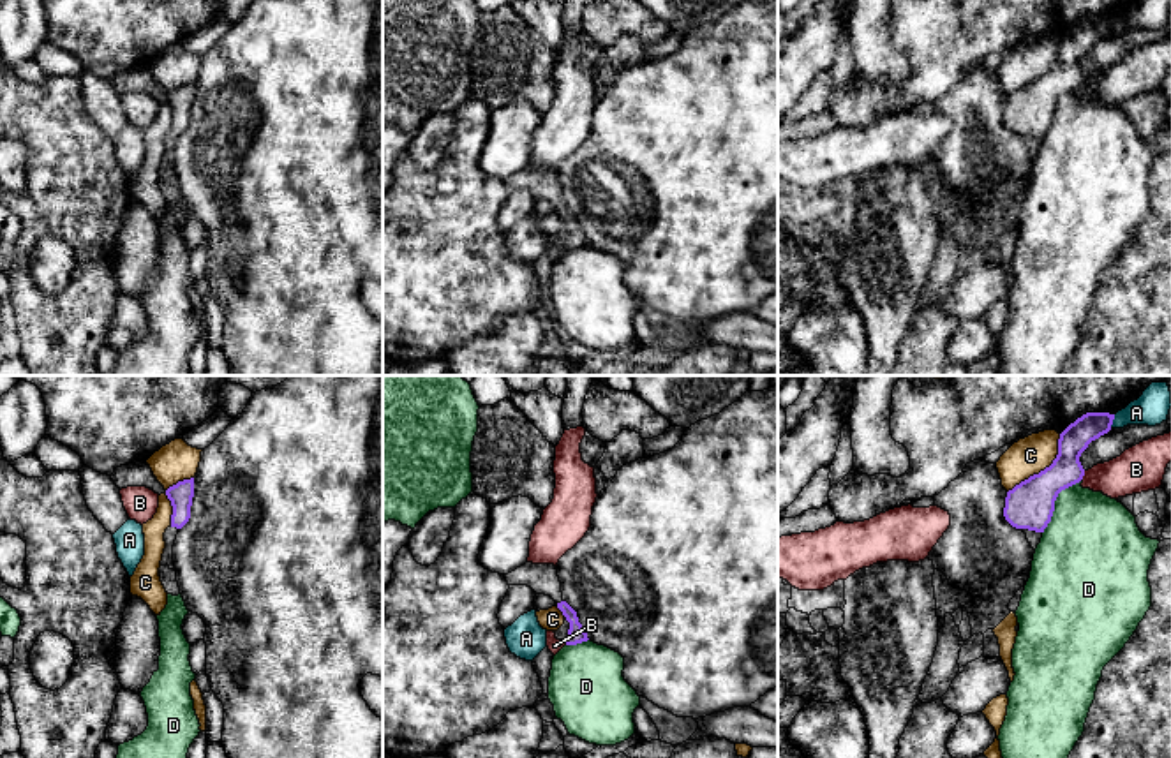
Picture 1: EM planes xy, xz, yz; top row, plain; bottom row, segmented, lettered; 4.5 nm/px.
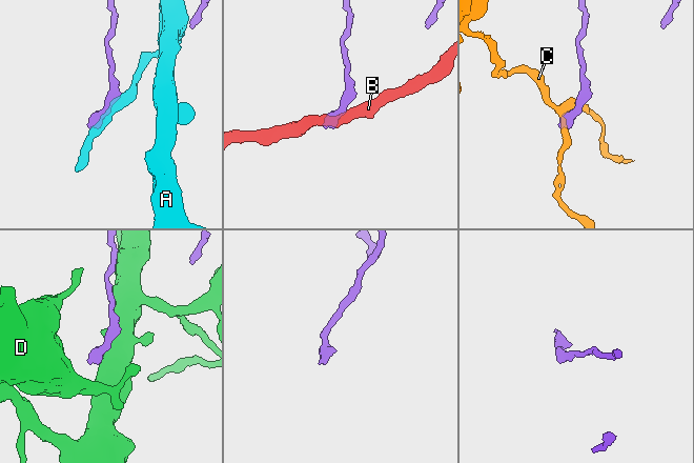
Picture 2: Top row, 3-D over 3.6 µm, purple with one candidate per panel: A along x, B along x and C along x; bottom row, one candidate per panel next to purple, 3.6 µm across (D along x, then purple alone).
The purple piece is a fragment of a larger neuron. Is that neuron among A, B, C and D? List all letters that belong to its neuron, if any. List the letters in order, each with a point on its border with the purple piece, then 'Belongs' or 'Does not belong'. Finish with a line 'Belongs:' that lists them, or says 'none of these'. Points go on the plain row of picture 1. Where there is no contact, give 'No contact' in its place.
A: Touches purple at yz (1111, 27). Does not belong
B: Touches purple at yz (1083, 80). Does not belong
C: Touches purple at yz (1044, 74). Does not belong
D: Touches purple at yz (1053, 108). Does not belong
Belongs: none of these

